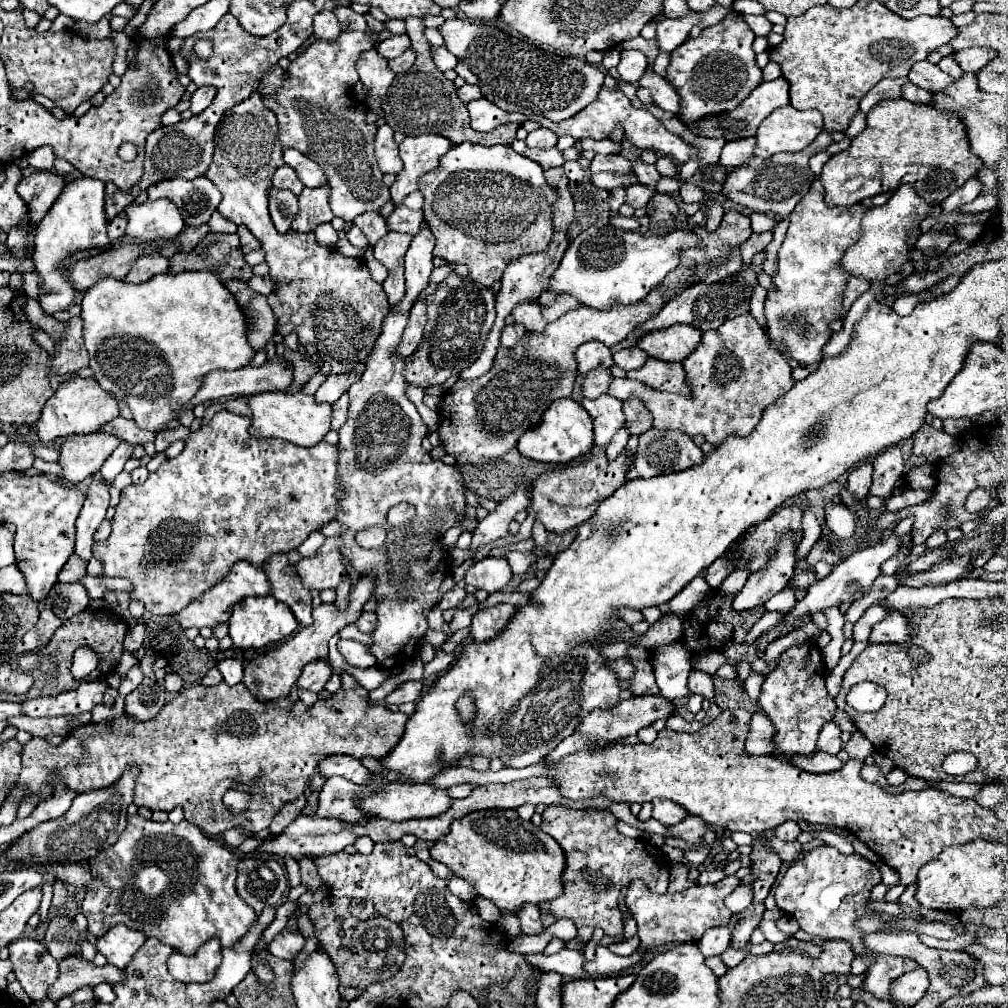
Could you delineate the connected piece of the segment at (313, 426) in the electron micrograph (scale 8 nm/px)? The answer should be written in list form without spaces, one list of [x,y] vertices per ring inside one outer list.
[[[304,392],[254,394],[248,398],[248,406],[252,410],[250,434],[254,438],[282,438],[296,446],[316,446],[330,430],[330,404],[316,404],[314,396],[308,396]]]

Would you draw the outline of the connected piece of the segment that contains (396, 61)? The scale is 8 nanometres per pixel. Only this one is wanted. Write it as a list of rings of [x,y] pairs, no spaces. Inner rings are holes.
[[[408,50],[408,52],[404,52],[402,56],[392,58],[392,60],[388,62],[388,66],[390,66],[390,70],[392,70],[392,72],[400,74],[400,72],[408,70],[408,68],[414,64],[414,60],[416,60],[416,52],[414,52],[414,50]]]

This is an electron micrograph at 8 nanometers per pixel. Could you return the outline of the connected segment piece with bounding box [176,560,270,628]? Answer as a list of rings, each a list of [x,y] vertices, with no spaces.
[[[236,562],[228,574],[216,582],[214,586],[210,586],[200,598],[192,600],[184,610],[180,610],[176,616],[178,616],[178,622],[182,628],[202,628],[202,626],[214,626],[218,622],[228,622],[230,618],[230,612],[232,612],[232,606],[246,598],[246,596],[262,596],[262,594],[270,594],[270,588],[268,588],[268,580],[266,580],[266,574],[262,572],[262,568],[256,568],[254,564],[250,562]]]

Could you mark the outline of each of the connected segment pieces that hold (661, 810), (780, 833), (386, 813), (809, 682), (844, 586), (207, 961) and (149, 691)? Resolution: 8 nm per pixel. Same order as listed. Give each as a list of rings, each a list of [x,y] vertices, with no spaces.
[[[654,800],[652,806],[654,806],[652,816],[666,826],[682,822],[688,816],[688,812],[684,808],[680,808],[680,804],[674,804],[670,800]]]
[[[784,822],[778,828],[774,828],[774,834],[784,842],[792,842],[800,834],[800,826],[796,822]]]
[[[388,784],[384,790],[374,792],[366,798],[360,798],[358,808],[370,816],[378,816],[384,820],[392,822],[402,822],[402,820],[412,820],[412,818],[432,818],[440,816],[450,808],[450,796],[446,790],[438,790],[430,784]]]
[[[808,640],[784,650],[778,658],[776,670],[766,676],[758,704],[776,726],[774,745],[778,748],[778,754],[782,754],[784,758],[790,758],[794,754],[806,756],[814,752],[820,728],[834,718],[836,704],[834,698],[830,698],[826,692],[824,672],[826,670],[822,664],[820,648],[812,640]]]
[[[892,534],[888,540],[880,540],[876,542],[874,546],[872,544],[866,544],[862,546],[860,550],[852,552],[842,564],[834,566],[832,572],[824,578],[824,580],[818,580],[810,586],[808,594],[804,600],[796,602],[796,606],[790,610],[790,614],[786,616],[786,620],[782,624],[792,624],[796,622],[798,618],[802,618],[804,614],[814,614],[814,612],[822,612],[824,608],[830,608],[830,606],[840,606],[842,602],[854,602],[854,600],[860,600],[862,594],[866,594],[872,586],[872,582],[878,578],[878,570],[882,566],[882,562],[886,562],[888,558],[894,558],[898,554],[904,554],[908,556],[910,550],[912,550],[912,534],[906,534],[906,536],[896,536]]]
[[[218,938],[202,944],[202,948],[198,948],[198,952],[192,956],[184,956],[182,952],[174,950],[168,960],[168,972],[180,982],[208,982],[214,978],[216,968],[222,962],[220,950],[222,946]]]
[[[144,678],[142,684],[126,696],[126,712],[140,722],[148,722],[156,718],[164,702],[166,702],[166,690],[156,680]]]

